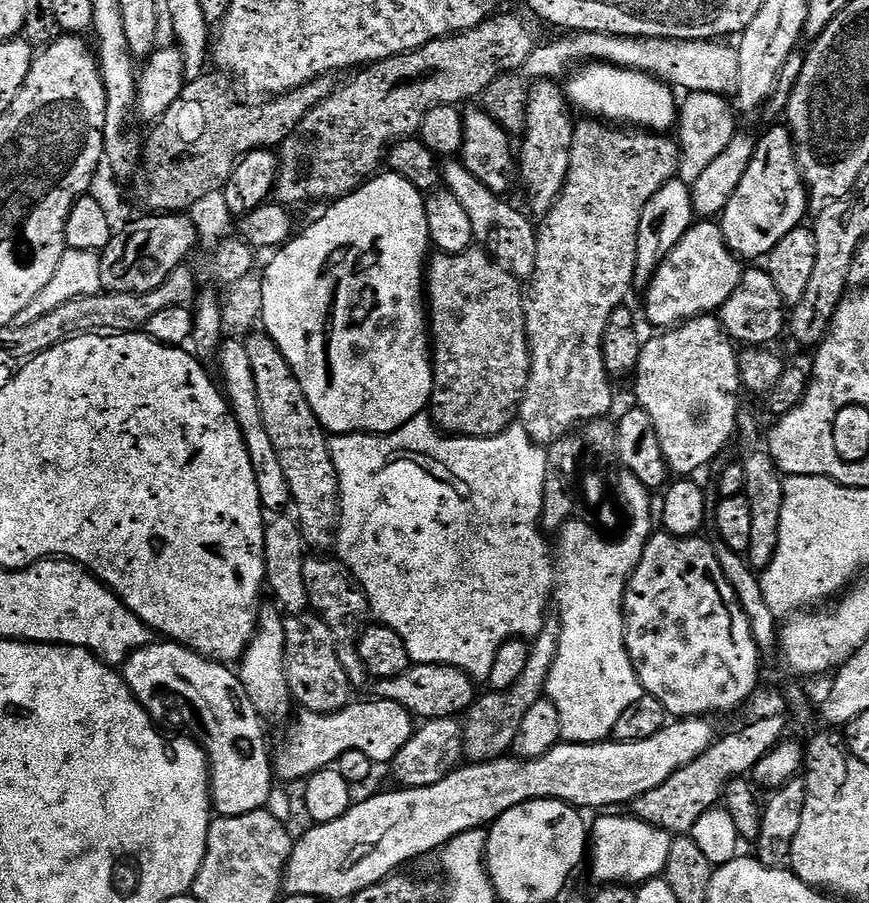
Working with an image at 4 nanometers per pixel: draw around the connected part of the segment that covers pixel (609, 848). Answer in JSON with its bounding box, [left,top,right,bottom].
[588,814,673,886]

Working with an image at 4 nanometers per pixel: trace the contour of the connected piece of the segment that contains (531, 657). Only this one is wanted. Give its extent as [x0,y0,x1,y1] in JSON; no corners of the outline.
[462,619,560,761]

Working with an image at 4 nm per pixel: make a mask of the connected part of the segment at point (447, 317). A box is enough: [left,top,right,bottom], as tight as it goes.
[426,246,532,436]

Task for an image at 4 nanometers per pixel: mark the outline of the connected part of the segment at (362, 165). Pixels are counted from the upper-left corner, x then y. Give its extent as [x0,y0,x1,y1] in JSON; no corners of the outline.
[275,12,537,206]

